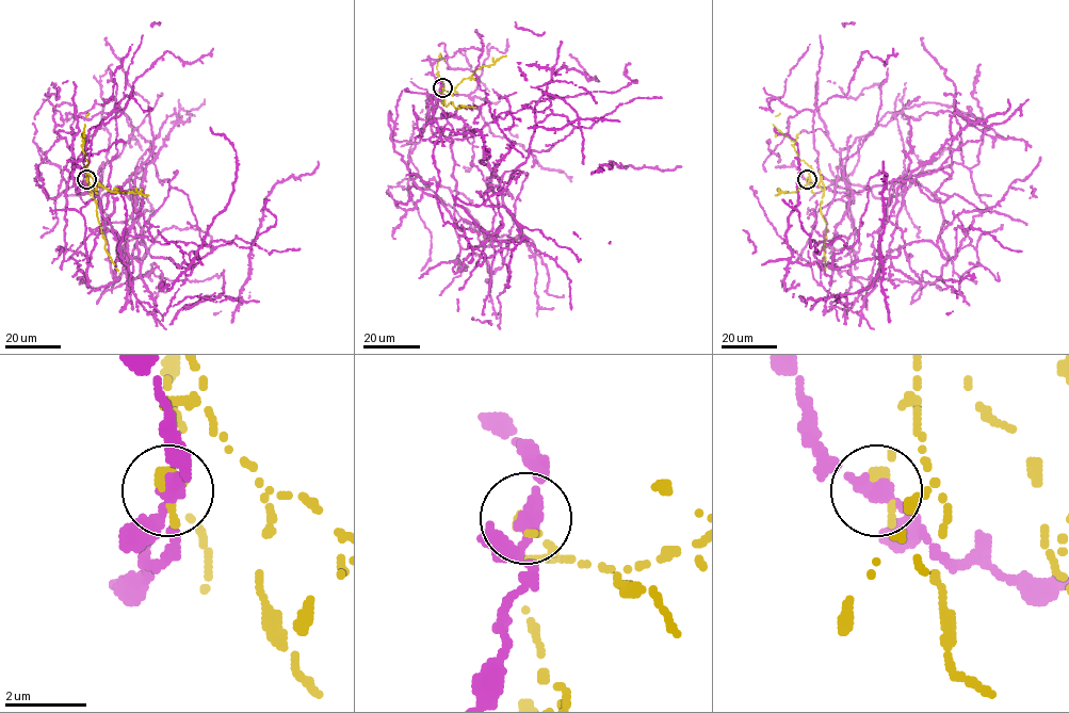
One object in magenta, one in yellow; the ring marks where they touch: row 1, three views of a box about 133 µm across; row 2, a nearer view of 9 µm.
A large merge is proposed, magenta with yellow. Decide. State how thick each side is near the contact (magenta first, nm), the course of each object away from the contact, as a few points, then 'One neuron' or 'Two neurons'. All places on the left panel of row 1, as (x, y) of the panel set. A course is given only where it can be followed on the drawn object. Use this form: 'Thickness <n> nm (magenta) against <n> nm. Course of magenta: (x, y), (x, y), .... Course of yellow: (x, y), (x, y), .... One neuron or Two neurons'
Thickness 320 nm (magenta) against 380 nm. Course of magenta: (86, 179), (115, 278), (95, 191), (36, 184), (60, 138), (64, 261), (249, 247), (270, 199). Course of yellow: (86, 179), (87, 167), (87, 182), (97, 206), (104, 248), (118, 273). Two neurons

